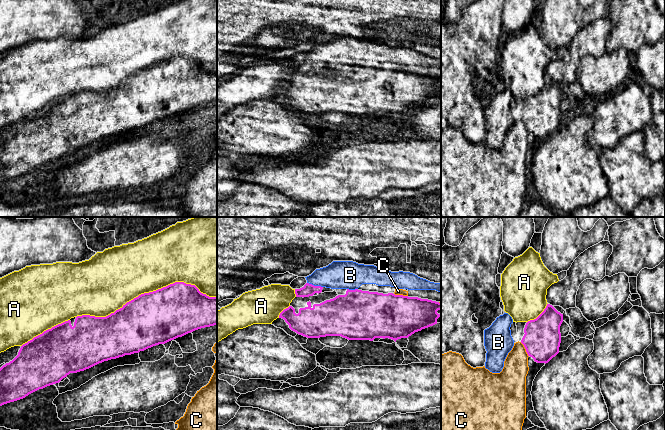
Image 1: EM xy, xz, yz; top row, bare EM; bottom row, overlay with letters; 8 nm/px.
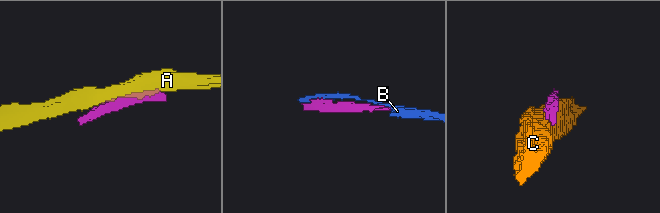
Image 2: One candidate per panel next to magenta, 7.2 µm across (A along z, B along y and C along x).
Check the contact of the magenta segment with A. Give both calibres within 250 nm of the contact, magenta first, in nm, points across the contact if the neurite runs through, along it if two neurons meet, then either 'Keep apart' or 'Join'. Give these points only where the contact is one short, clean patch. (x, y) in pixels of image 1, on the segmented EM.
Thickness 420 nm (magenta) against 440 nm. Keep apart

